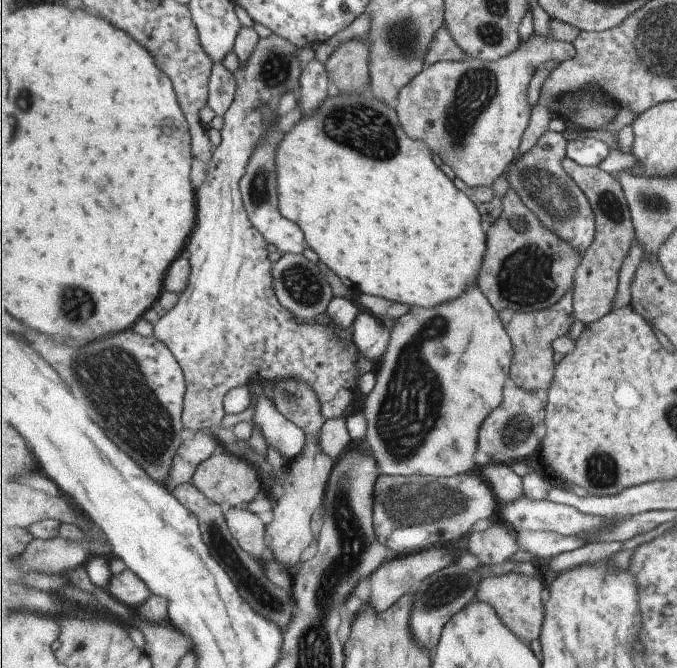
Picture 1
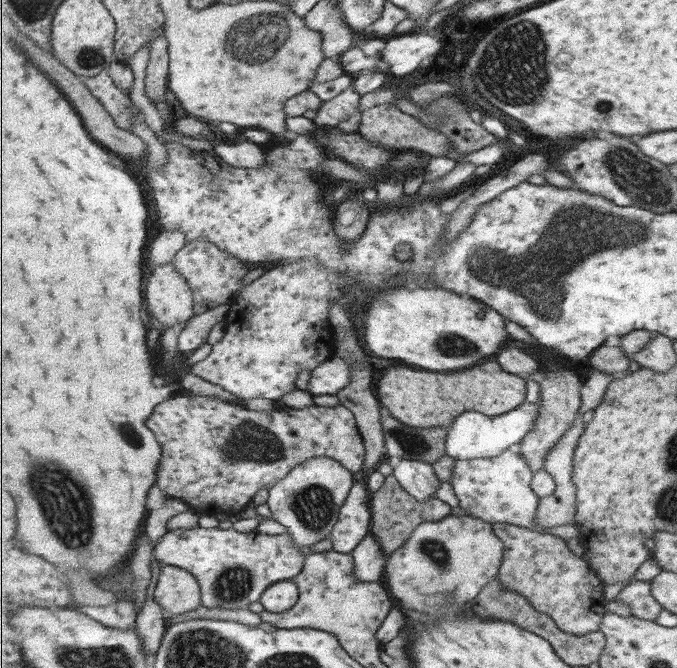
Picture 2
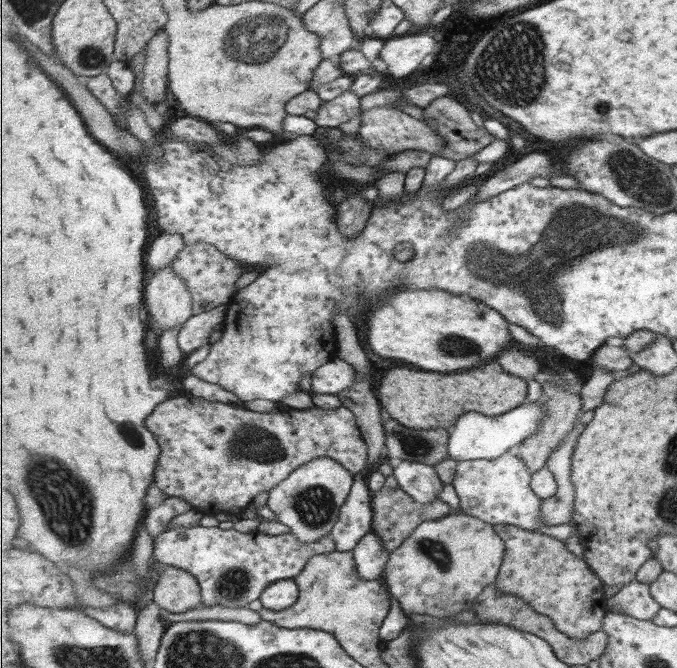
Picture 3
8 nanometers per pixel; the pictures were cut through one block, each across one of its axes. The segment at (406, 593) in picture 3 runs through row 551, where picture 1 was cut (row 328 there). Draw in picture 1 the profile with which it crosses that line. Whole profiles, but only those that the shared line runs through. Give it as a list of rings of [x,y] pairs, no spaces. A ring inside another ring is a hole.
[[[478,282],[466,290],[463,297],[455,301],[446,301],[435,307],[413,307],[412,310],[397,320],[392,330],[392,340],[387,355],[375,371],[376,385],[363,399],[363,412],[368,421],[368,434],[366,443],[371,446],[371,452],[378,462],[379,472],[383,475],[431,475],[433,477],[455,477],[464,473],[470,473],[475,465],[480,463],[478,455],[478,439],[480,438],[482,425],[486,419],[503,403],[504,390],[511,379],[511,370],[514,360],[514,344],[505,324],[500,318],[499,310],[493,306],[489,298],[484,294]]]

